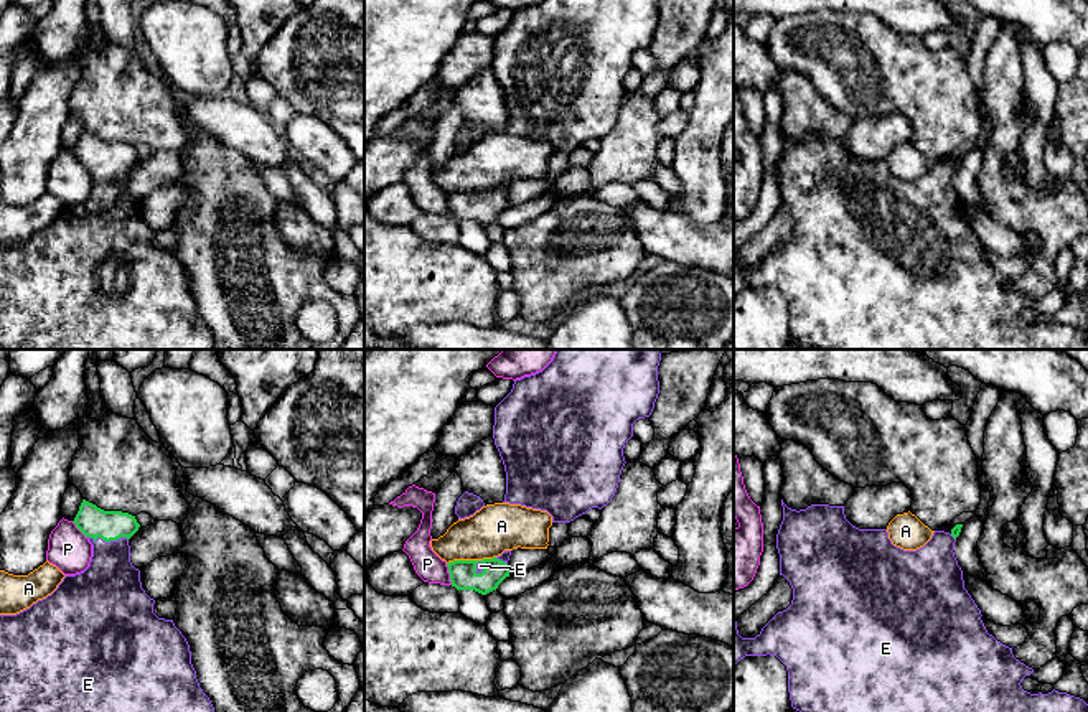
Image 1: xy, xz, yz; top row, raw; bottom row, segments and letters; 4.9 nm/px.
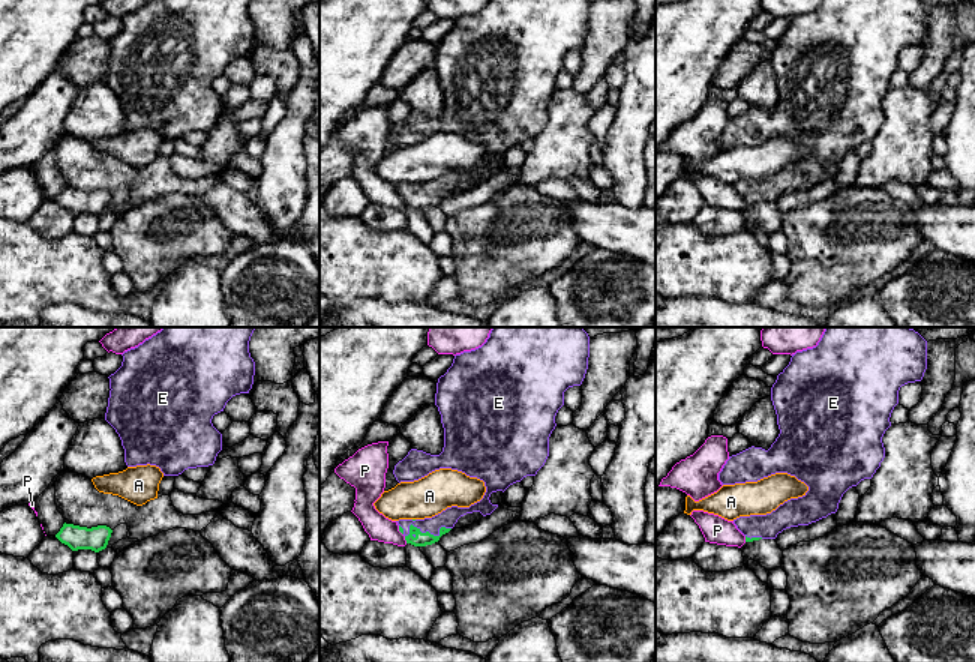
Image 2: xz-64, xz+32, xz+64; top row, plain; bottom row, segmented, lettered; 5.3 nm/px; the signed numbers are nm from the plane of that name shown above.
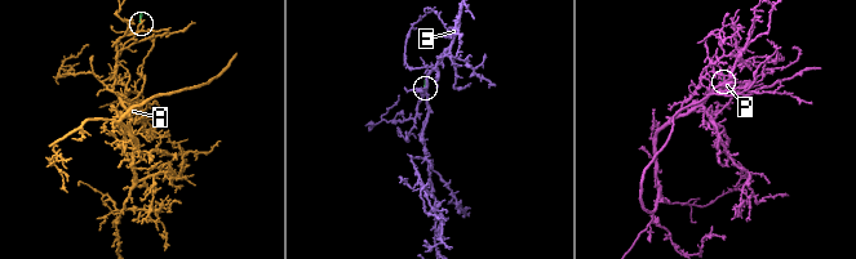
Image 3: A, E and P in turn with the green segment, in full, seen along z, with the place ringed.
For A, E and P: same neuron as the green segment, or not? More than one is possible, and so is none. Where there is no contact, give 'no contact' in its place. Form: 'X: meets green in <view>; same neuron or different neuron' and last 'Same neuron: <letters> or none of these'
A: meets green in xz; different neuron
E: meets green in xy; same neuron
P: meets green in xz; different neuron
Same neuron: E

